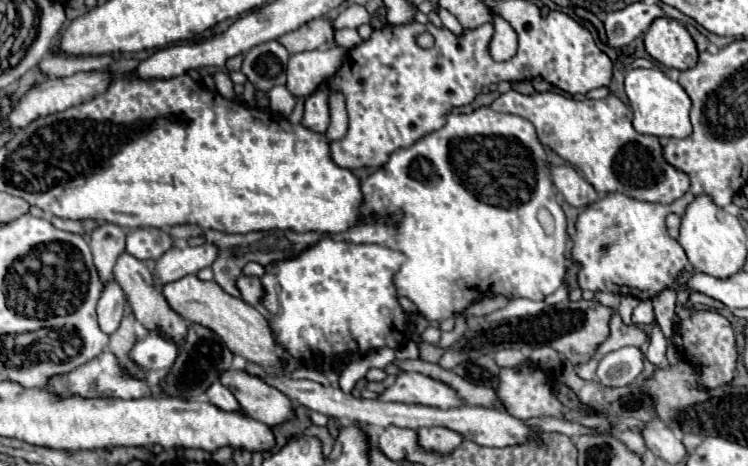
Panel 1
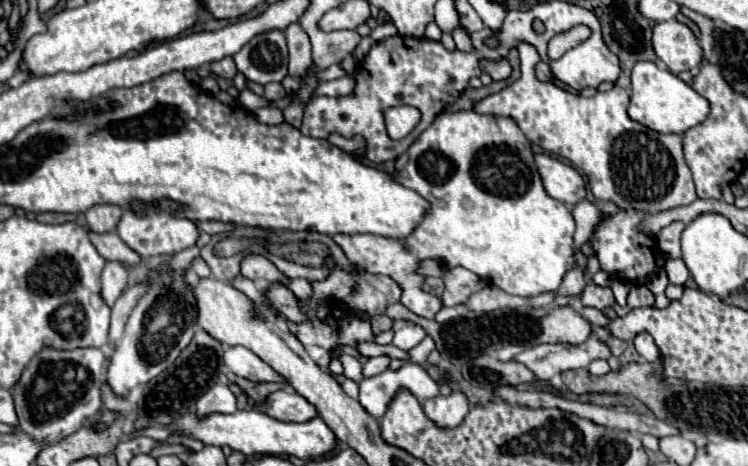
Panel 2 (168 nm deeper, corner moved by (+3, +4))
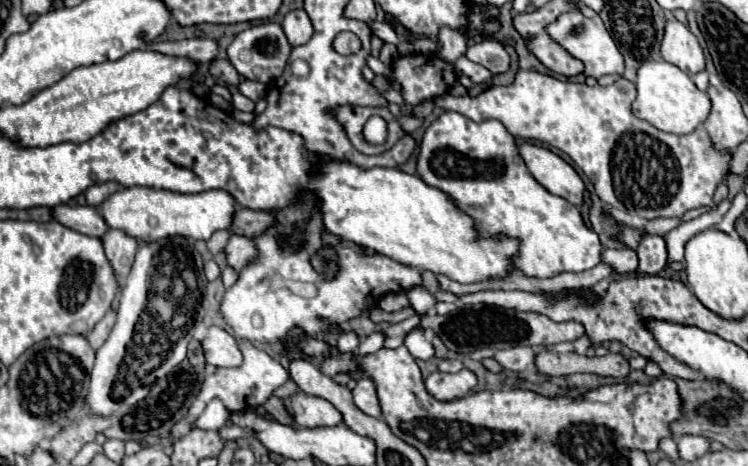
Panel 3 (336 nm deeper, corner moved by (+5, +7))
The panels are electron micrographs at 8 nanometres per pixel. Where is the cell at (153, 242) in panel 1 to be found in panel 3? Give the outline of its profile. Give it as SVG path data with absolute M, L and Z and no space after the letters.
M125 187L109 195L97 211L103 215L109 227L123 229L137 241L159 241L163 237L189 237L189 239L209 239L217 229L231 229L233 215L237 211L237 201L223 189L211 189L195 195L181 195L173 191L157 191L149 187Z

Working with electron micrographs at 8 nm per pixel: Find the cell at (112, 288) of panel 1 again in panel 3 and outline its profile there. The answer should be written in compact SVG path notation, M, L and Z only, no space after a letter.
M109 229L101 239L105 245L105 255L111 261L117 279L121 281L131 271L139 243L131 239L131 235L127 235L125 231L115 231L115 229Z

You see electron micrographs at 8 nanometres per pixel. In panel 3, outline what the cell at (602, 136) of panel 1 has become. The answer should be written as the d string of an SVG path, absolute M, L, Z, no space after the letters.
M519 71L515 81L507 87L489 87L477 97L453 97L445 93L435 99L435 105L441 109L457 111L477 123L497 119L507 127L507 131L513 137L533 139L555 149L561 149L591 179L591 183L595 185L595 193L603 203L619 211L625 211L633 217L643 217L647 221L653 221L657 217L681 217L689 209L713 205L713 193L721 179L729 173L731 151L719 151L711 143L711 137L707 135L705 127L699 127L695 133L689 135L673 135L655 129L653 125L637 119L631 113L633 99L635 85L627 79L619 79L609 87L589 87L585 83L559 81L543 73Z

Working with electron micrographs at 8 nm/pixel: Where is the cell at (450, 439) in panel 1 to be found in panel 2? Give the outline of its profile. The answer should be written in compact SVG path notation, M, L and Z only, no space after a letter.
M453 392L451 396L435 396L423 402L425 416L441 428L453 428L463 422L469 412L469 402L465 394Z

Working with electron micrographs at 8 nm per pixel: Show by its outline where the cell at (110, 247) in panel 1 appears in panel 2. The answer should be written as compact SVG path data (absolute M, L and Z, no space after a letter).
M111 204L93 206L85 214L87 230L97 232L97 234L115 232L117 230L117 222L121 220L121 214L123 214L123 210L119 206L111 206Z

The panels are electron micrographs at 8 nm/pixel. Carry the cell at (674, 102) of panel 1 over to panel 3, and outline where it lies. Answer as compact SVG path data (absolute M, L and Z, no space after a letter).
M649 61L643 63L641 69L637 71L637 99L633 103L635 117L651 123L661 131L687 135L705 123L709 111L711 111L709 95L699 91L693 79L679 67L667 61Z

